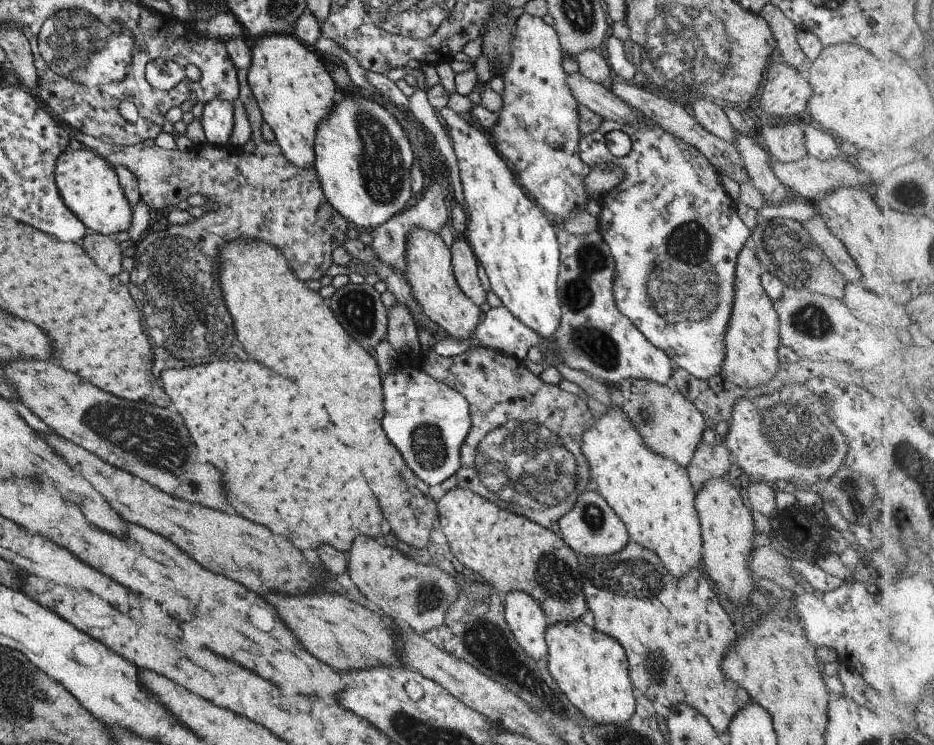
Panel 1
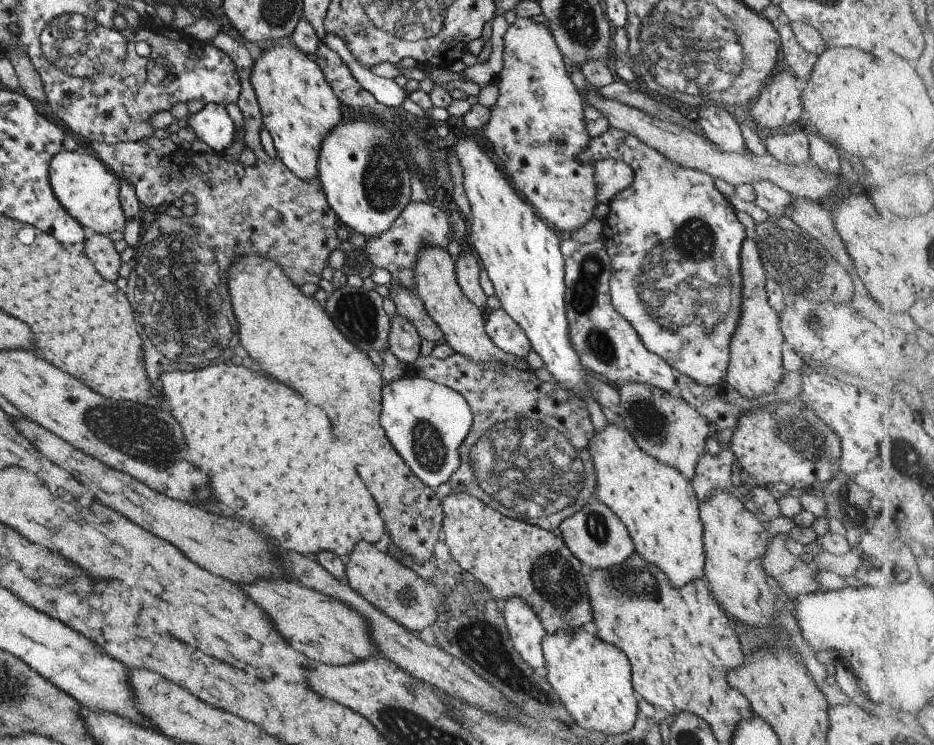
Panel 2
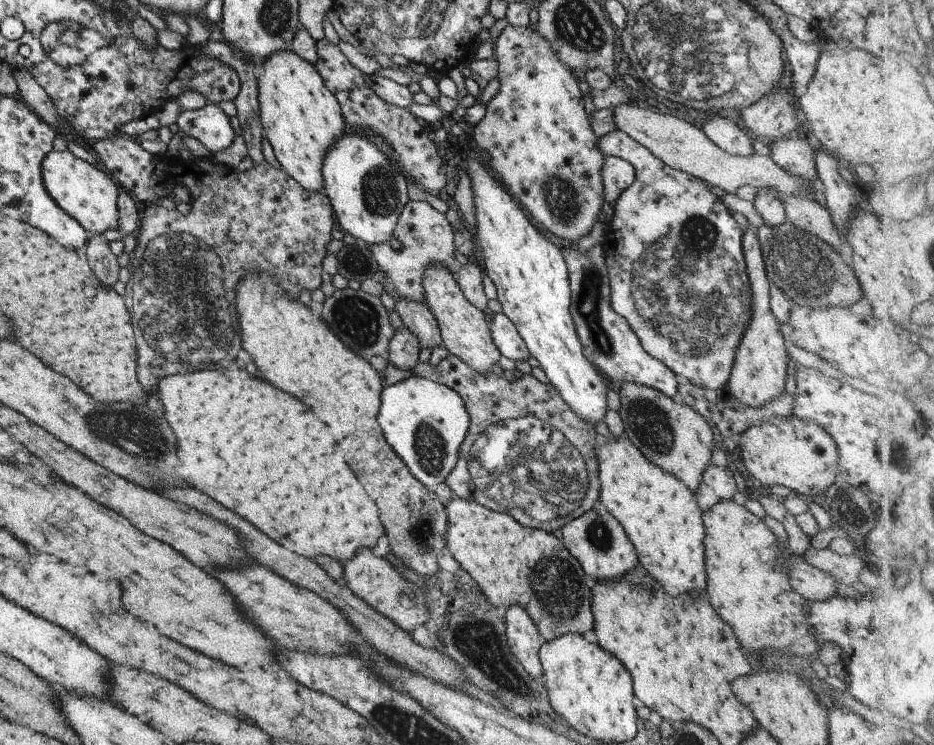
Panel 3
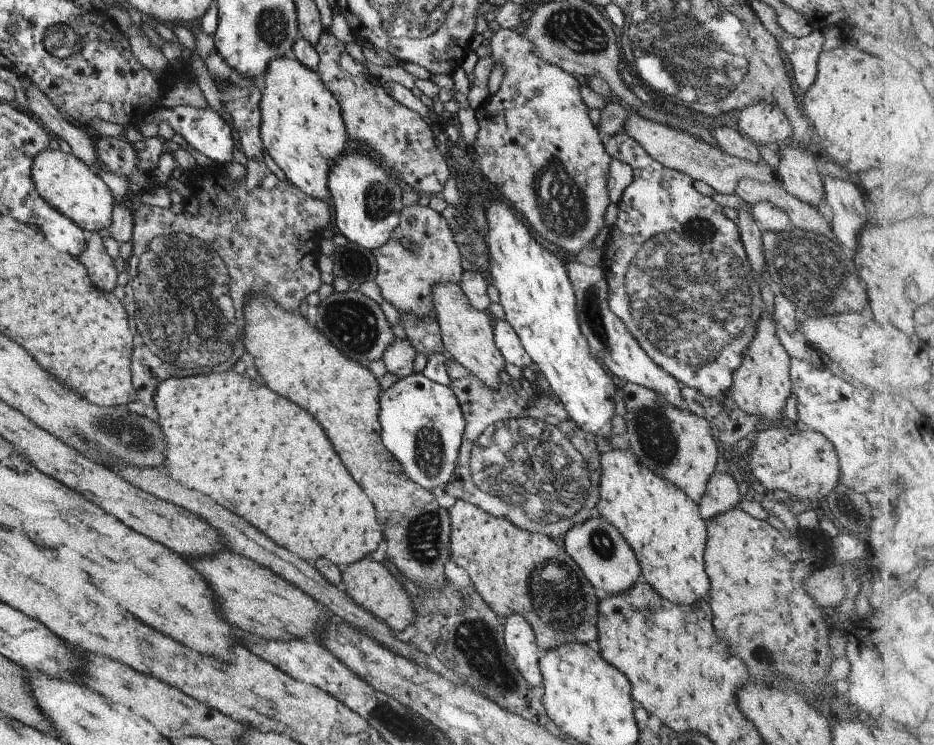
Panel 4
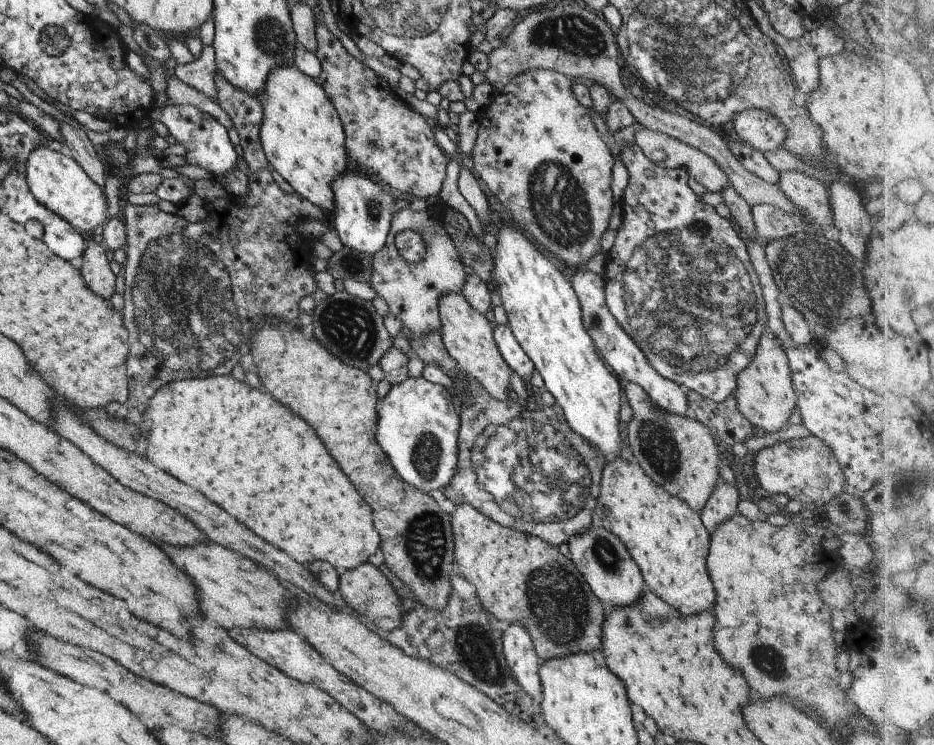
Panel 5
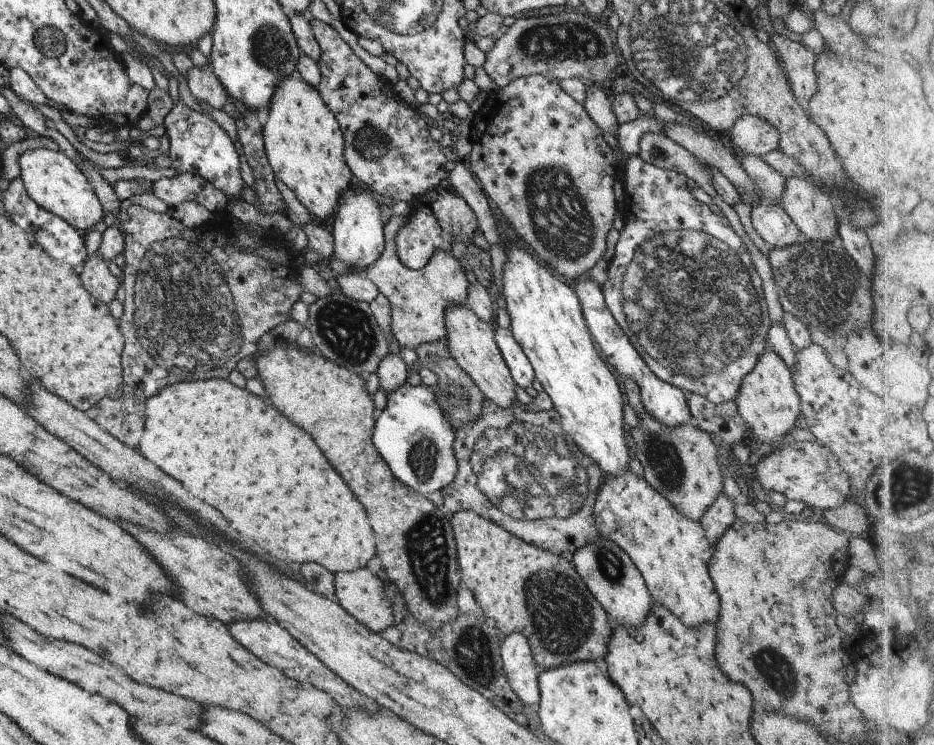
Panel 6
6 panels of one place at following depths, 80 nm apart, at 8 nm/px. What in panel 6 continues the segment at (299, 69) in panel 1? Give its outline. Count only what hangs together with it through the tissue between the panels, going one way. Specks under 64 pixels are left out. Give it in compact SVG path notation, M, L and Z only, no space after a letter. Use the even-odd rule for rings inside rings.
M297 73L284 76L274 86L261 134L272 173L293 191L312 220L317 222L332 216L336 211L338 194L351 186L352 172L343 159L340 126L316 87L307 84Z

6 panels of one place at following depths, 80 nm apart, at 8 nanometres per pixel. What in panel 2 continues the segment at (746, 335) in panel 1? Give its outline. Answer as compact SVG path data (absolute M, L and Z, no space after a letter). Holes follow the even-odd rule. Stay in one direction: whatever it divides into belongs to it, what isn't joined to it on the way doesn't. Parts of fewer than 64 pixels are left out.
M747 238L740 248L739 272L740 311L736 327L730 336L729 360L723 376L723 384L726 390L733 388L740 395L753 399L763 392L773 392L785 373L785 364L781 363L781 350L785 342L780 331L778 314L767 302L764 287L766 274L756 244Z

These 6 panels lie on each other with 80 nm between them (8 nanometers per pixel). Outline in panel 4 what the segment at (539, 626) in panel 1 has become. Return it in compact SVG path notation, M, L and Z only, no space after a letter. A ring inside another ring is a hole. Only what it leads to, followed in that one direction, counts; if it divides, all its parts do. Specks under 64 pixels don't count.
M519 613L509 614L501 625L507 654L529 686L537 686L542 682L538 662L543 652L537 646L531 626Z

